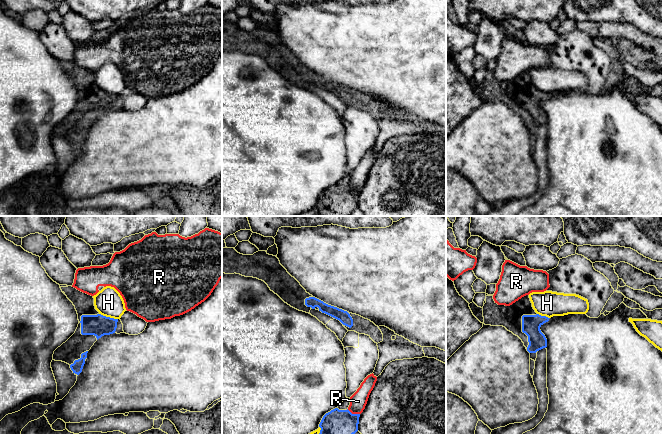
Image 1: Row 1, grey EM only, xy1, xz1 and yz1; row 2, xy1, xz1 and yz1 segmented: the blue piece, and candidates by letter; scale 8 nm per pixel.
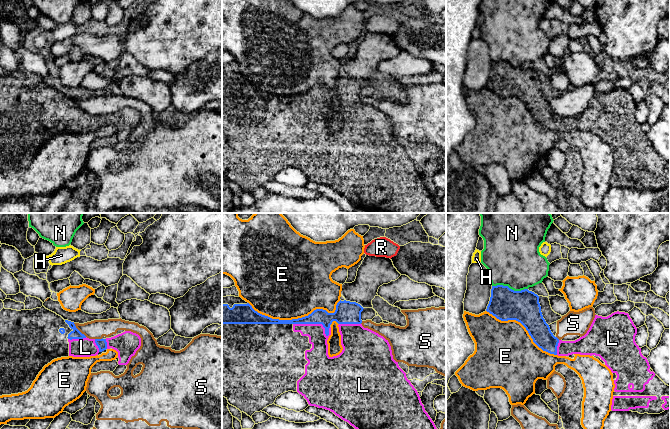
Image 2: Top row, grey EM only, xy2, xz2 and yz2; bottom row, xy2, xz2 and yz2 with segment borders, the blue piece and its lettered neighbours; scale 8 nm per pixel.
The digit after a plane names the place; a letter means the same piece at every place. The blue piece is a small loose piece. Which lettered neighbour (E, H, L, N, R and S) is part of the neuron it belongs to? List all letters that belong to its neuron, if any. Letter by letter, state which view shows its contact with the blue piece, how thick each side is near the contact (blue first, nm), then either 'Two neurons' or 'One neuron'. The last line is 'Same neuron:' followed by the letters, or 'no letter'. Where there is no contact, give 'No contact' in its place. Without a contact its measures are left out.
E: Touches blue in xz2. Thickness 130 nm (blue) against 480 nm. Two neurons
H: Touches blue in xy1. Thickness 180 nm (blue) against 220 nm. Two neurons
L: Touches blue in xz2. Thickness 150 nm (blue) against 150 nm. One neuron
N: Touches blue in yz2. Thickness 260 nm (blue) against 440 nm. Two neurons
R: Touches blue in xz1. Thickness 280 nm (blue) against 140 nm. Two neurons
S: Touches blue in xy2. Thickness 80 nm (blue) against 150 nm. Two neurons
Same neuron: L

